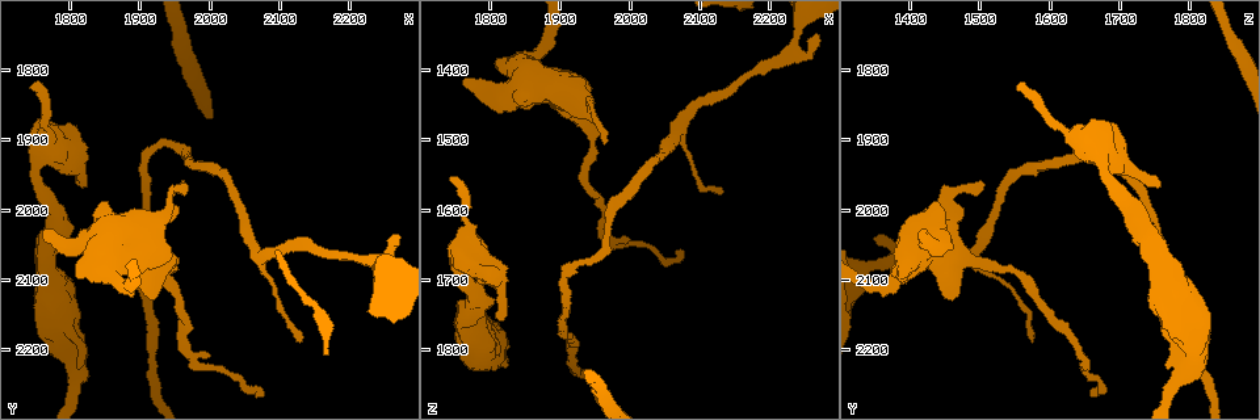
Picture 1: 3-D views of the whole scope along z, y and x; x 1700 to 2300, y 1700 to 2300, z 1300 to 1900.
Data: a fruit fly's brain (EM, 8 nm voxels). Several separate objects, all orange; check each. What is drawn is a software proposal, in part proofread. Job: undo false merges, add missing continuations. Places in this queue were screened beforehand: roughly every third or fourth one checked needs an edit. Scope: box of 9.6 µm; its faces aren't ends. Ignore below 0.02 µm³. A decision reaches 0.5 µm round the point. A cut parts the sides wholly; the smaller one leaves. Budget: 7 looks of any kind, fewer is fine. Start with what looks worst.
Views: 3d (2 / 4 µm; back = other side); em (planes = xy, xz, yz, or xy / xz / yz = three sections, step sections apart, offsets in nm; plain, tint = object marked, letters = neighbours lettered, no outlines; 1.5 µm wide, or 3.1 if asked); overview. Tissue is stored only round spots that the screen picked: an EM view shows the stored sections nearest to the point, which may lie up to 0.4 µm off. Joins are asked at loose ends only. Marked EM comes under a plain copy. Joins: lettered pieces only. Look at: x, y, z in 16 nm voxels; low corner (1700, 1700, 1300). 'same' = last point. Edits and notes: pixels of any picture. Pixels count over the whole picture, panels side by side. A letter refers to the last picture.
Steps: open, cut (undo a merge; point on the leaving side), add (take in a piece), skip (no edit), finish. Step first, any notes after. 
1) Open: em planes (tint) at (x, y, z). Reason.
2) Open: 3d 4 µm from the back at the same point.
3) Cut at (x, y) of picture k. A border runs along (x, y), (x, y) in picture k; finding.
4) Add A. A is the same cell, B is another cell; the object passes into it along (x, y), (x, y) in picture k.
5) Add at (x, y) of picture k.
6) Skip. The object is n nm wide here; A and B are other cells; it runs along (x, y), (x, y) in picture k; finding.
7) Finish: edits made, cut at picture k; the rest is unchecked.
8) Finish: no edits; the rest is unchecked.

Open: 3d 2 µm at (1745, 1825, 1560). An open end.

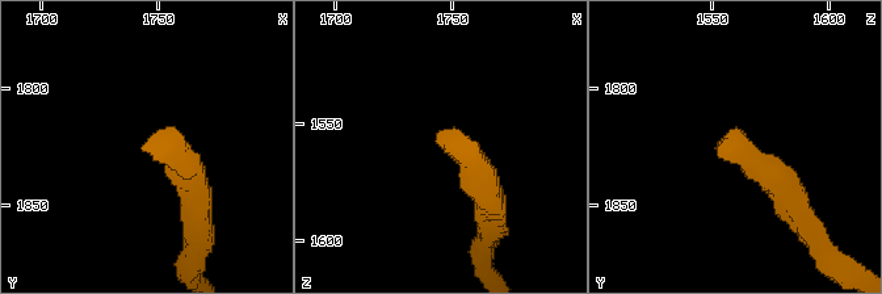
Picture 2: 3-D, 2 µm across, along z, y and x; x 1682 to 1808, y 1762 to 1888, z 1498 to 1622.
Open: em xz step 8 (letters) at (1743, 1827, 1557).

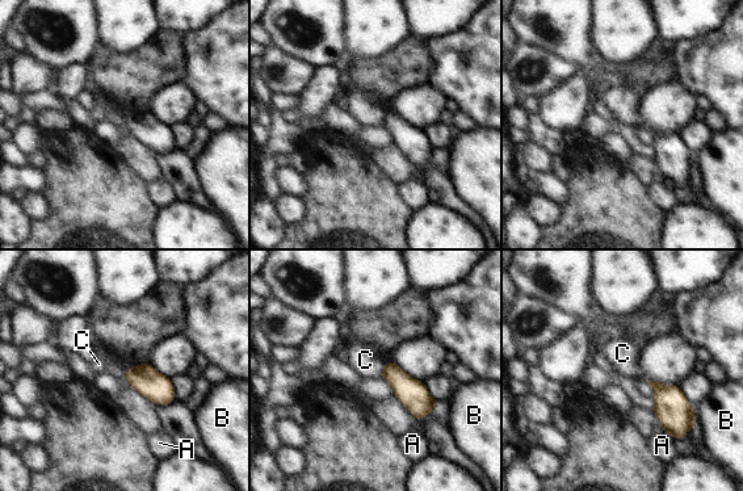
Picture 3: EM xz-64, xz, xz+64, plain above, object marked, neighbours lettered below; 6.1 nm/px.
Skip. A, B and C are other cells; a border runs along (386, 361), (380, 377) in picture 3; none of them fits.

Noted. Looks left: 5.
Open: em planes (letters) at (1920, 2125, 1460). Thick end.

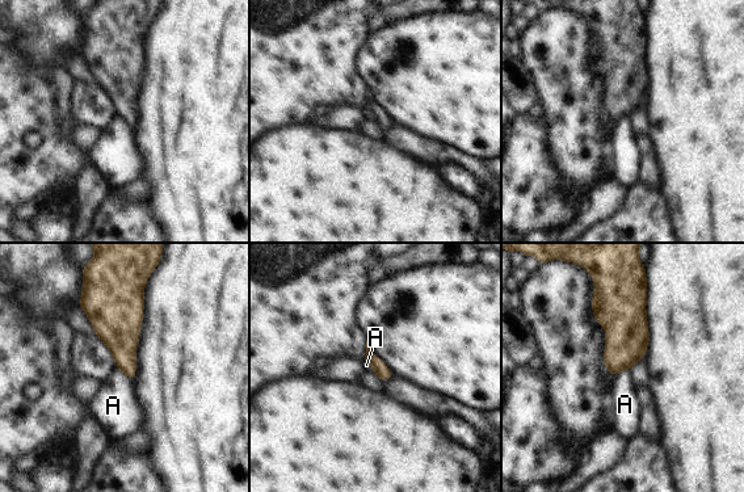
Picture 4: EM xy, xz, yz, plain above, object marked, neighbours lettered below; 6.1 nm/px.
Skip. The longest contact is with A, 120 nm; A is another cell; a border runs along (629, 369), (623, 369), (613, 377) in picture 4; no lettered piece goes on from it.

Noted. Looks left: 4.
Open: 3d 2 µm from the back at (2265, 2045, 1345). An open end.

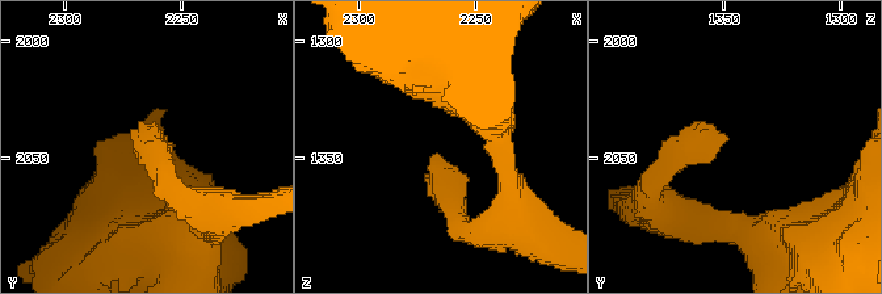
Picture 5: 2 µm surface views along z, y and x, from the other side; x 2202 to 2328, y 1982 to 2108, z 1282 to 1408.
Open: em planes (letters) at (2264, 2040, 1350).

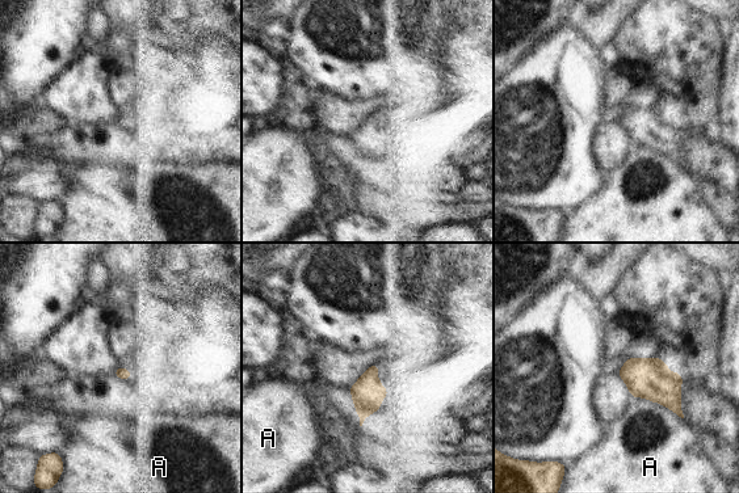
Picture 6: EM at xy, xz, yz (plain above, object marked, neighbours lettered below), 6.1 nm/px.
Skip. A is another cell; a border runs along (632, 396), (658, 401), (683, 418) in picture 6; none of them fits.

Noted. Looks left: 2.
Finish: no edits; the rest is unchecked.

